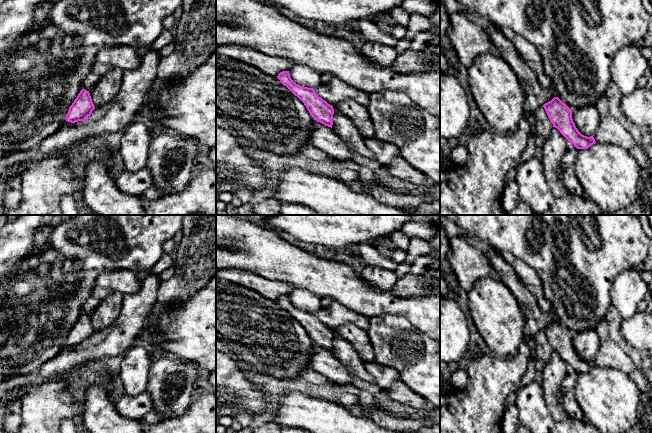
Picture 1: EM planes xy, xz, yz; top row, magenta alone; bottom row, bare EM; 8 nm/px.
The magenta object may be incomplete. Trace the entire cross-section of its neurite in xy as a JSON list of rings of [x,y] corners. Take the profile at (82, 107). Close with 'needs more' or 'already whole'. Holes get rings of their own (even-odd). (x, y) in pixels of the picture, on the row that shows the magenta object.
[[[82,89],[69,107],[68,113],[66,114],[66,121],[71,123],[85,121],[94,109],[95,106],[92,102],[89,91]]]; already whole

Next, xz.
[[[289,71],[280,72],[277,78],[304,103],[310,115],[316,121],[332,128],[334,114],[332,105],[319,97],[313,88],[296,84],[291,79]]]; already whole

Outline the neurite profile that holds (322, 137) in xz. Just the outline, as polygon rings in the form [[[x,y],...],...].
[[[315,121],[310,130],[309,144],[322,150],[333,160],[352,161],[354,152],[343,139],[331,128]]]

